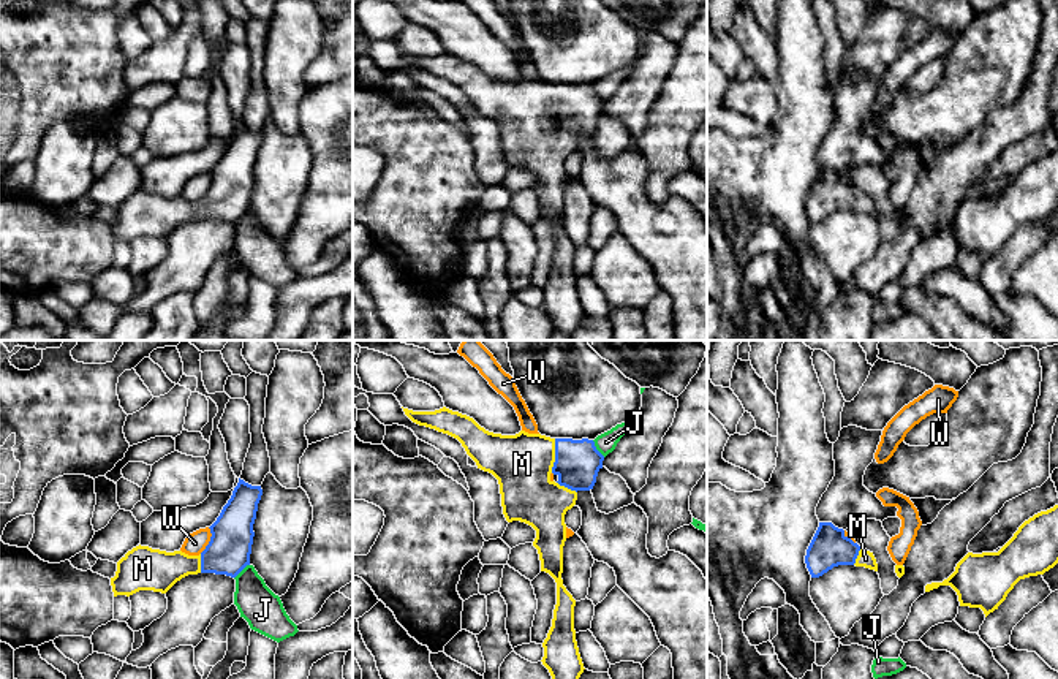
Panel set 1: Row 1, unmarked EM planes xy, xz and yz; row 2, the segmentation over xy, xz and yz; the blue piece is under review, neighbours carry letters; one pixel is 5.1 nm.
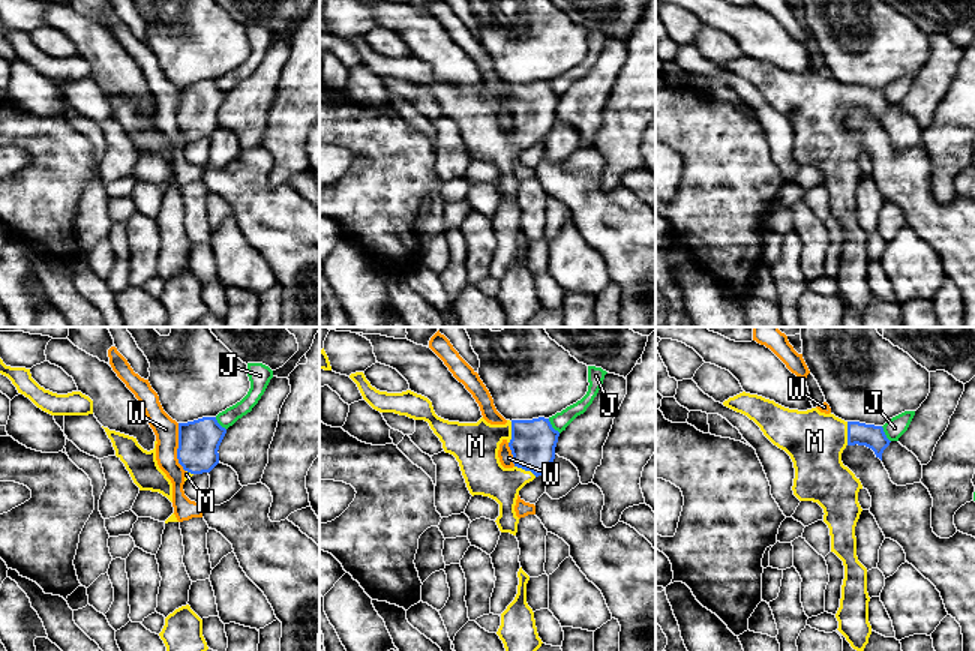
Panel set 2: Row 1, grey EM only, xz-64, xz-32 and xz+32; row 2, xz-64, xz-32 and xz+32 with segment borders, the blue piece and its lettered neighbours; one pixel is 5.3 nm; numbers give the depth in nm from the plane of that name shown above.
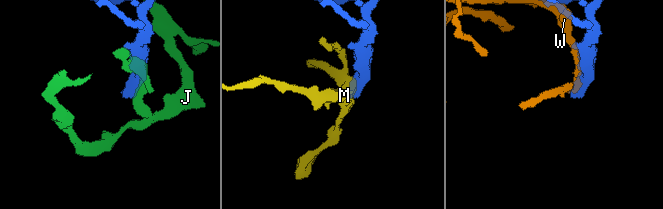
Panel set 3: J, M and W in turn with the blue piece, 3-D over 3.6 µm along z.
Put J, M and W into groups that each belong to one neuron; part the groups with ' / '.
J / M / W

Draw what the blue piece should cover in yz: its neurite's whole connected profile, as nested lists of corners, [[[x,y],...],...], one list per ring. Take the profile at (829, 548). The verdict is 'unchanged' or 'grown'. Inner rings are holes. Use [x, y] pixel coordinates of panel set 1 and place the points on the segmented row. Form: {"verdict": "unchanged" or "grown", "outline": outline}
{"verdict": "grown", "outline": [[[819,522],[807,549],[805,563],[811,578],[819,578],[838,565],[856,565],[878,571],[873,552],[862,549],[832,522]]]}

